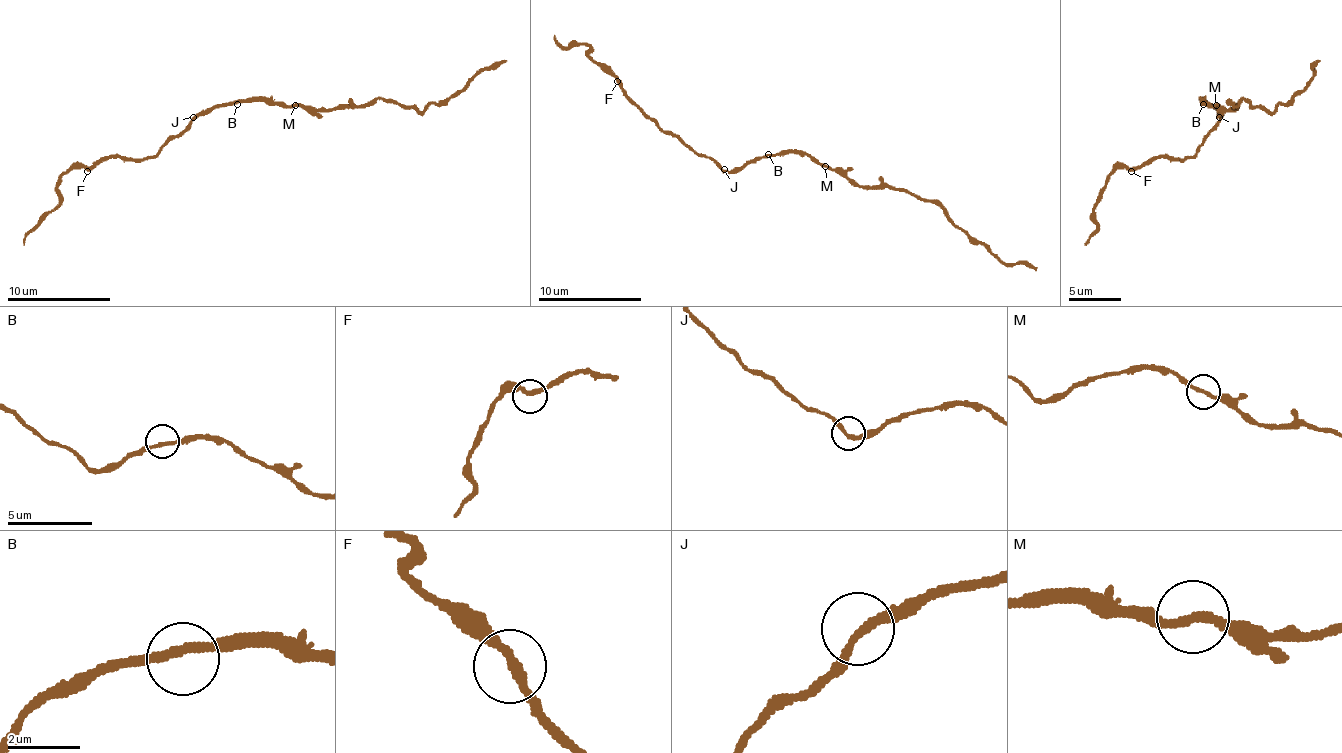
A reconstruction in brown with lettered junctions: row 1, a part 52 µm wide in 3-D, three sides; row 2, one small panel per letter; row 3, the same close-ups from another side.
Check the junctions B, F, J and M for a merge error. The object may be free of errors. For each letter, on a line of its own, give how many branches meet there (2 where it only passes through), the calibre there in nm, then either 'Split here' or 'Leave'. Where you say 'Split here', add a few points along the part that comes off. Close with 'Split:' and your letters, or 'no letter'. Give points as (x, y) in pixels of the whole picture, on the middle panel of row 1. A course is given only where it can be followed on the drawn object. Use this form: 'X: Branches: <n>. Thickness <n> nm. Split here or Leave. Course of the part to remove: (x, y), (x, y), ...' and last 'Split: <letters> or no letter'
B: Branches: 2. Thickness 220 nm. Leave
F: Branches: 2. Thickness 240 nm. Leave
J: Branches: 2. Thickness 220 nm. Leave
M: Branches: 2. Thickness 240 nm. Split here. Course of the part to remove: (825, 167), (840, 169), (858, 185), (897, 188), (934, 201), (952, 221), (1004, 263), (1027, 263), (1037, 268)
Split: M

